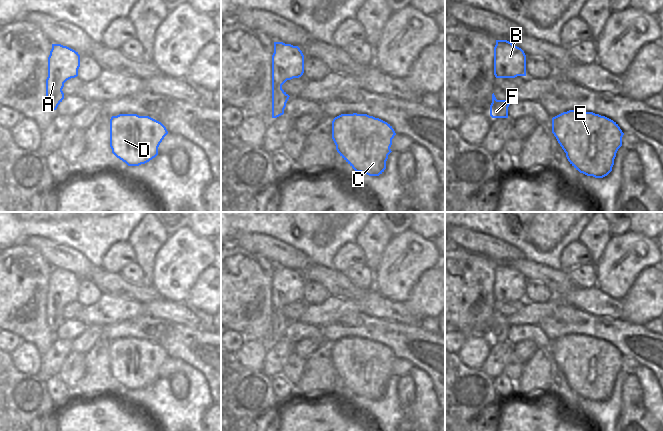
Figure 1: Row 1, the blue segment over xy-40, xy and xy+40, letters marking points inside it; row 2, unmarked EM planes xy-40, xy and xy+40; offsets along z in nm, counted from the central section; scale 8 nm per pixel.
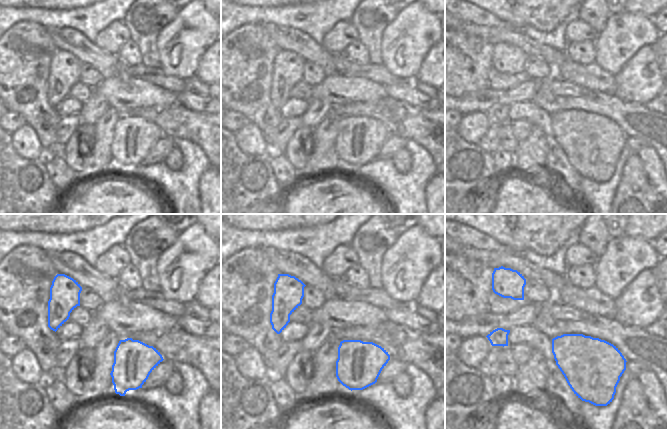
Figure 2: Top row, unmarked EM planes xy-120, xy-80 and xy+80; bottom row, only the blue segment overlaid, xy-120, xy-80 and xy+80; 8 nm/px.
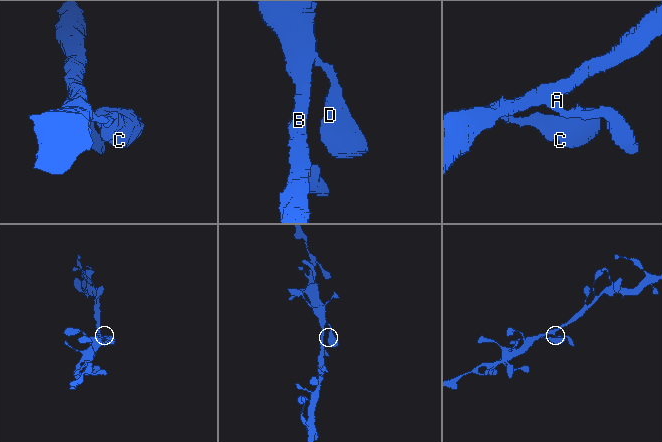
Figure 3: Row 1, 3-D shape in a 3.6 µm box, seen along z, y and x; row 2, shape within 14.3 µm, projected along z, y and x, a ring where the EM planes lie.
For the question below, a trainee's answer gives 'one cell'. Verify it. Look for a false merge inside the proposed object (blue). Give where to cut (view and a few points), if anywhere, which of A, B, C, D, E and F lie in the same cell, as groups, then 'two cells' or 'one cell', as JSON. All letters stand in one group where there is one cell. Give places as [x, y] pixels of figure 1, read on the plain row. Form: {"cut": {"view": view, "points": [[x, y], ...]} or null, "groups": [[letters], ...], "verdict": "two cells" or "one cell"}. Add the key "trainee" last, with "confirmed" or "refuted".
{"cut": null, "groups": [["A", "B", "C", "D", "E", "F"]], "verdict": "one cell", "trainee": "confirmed"}

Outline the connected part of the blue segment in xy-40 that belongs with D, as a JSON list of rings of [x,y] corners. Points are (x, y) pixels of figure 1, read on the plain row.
[[[119,338],[110,343],[112,377],[128,390],[139,390],[155,382],[167,358],[166,351],[149,340]]]

